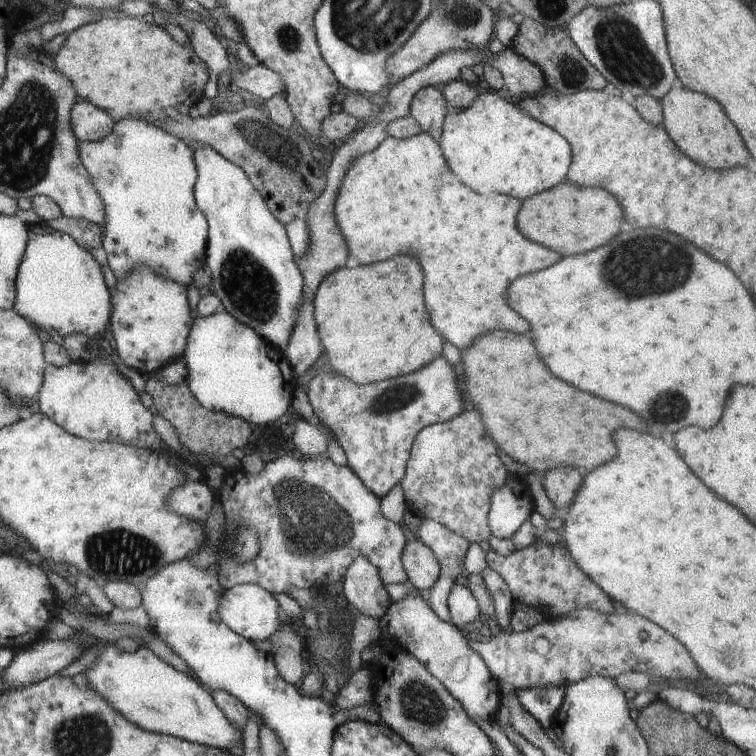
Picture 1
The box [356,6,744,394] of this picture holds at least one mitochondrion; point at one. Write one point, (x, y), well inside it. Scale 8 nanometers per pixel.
(620, 44)

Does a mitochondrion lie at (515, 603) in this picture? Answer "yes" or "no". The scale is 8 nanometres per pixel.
no

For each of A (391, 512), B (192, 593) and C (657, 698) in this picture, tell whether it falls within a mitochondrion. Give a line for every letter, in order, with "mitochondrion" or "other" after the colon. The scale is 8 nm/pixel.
A: other
B: mitochondrion
C: other

